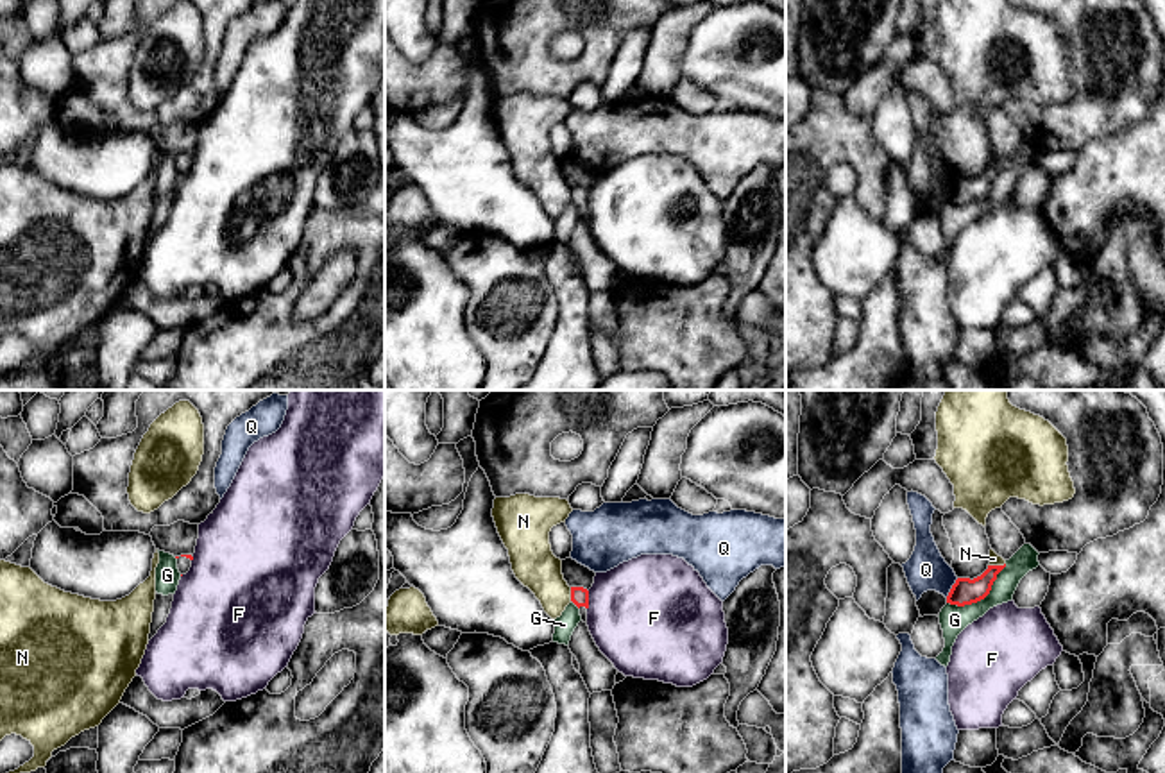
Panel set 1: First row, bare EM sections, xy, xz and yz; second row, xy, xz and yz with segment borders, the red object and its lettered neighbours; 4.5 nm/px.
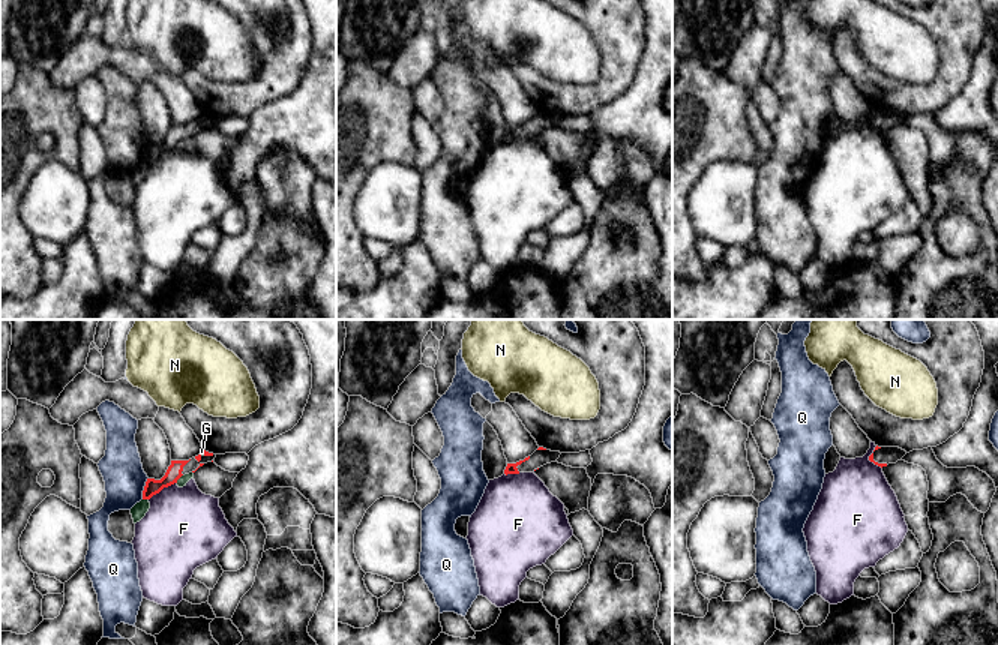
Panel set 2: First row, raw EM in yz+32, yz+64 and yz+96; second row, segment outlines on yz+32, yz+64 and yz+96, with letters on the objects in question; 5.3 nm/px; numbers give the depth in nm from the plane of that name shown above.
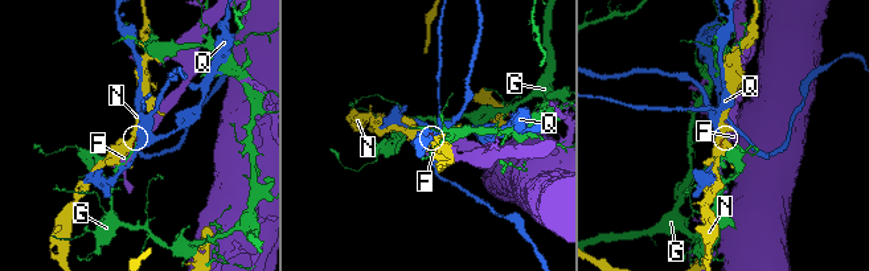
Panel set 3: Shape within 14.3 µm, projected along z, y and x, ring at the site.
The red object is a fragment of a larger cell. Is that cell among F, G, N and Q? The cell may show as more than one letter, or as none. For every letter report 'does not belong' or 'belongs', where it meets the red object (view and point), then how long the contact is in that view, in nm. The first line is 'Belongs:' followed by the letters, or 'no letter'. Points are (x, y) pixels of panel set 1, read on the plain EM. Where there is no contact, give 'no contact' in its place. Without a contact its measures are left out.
Belongs: no letter
F: does not belong | xz (587, 199) | 90 nm
G: does not belong | yz (981, 197) | 320 nm
N: does not belong | xz (571, 194) | 60 nm
Q: does not belong | yz (952, 186) | 110 nm

